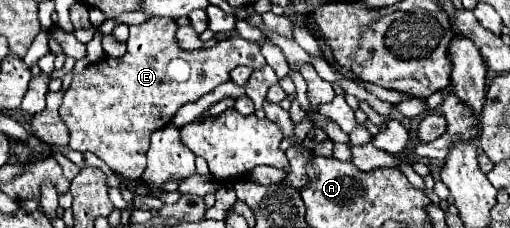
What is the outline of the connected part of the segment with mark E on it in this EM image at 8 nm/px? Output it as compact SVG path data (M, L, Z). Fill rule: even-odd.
M152 17L140 25L132 25L126 55L122 55L120 59L100 59L88 65L80 75L74 75L72 85L64 93L64 101L60 107L60 117L66 123L70 135L70 143L68 143L70 149L82 153L90 151L96 157L100 157L112 171L118 171L124 177L136 181L140 179L146 167L146 151L150 147L152 131L166 127L182 105L194 103L202 95L218 87L220 83L226 83L228 73L234 67L248 65L252 69L260 69L262 65L266 65L260 45L246 41L238 35L218 41L210 49L184 51L176 41L176 27L178 27L176 21L170 17L158 17L158 19Z

